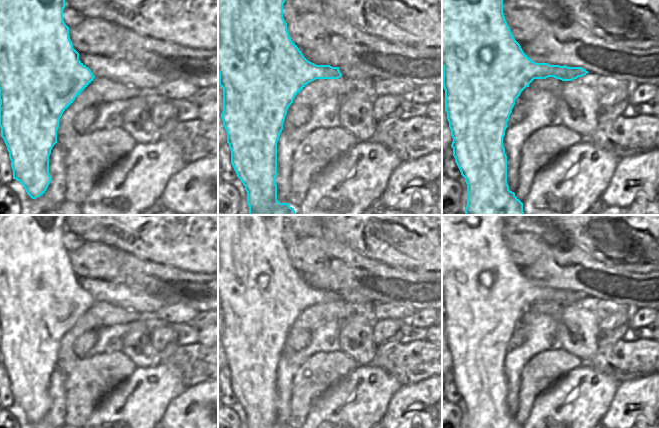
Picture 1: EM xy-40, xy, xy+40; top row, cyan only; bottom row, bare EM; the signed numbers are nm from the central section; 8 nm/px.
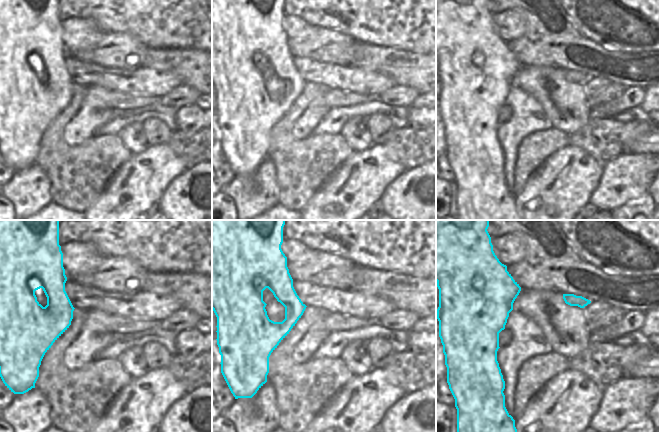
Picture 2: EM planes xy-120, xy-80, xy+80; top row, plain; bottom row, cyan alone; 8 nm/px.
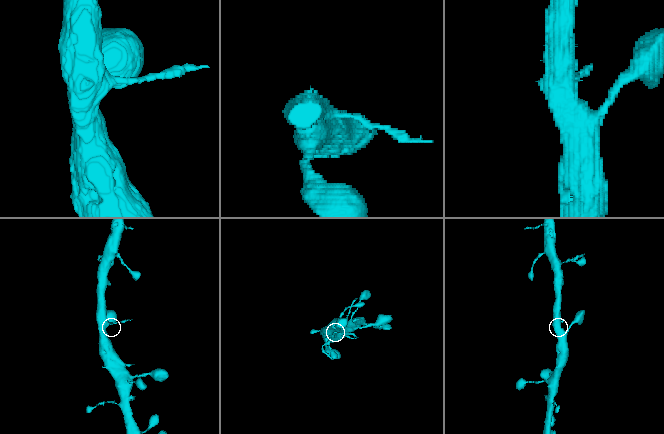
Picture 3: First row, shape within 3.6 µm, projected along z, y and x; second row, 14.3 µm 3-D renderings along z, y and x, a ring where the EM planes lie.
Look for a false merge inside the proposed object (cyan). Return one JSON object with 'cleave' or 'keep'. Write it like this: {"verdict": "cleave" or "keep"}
{"verdict": "keep"}

